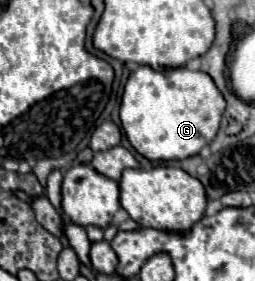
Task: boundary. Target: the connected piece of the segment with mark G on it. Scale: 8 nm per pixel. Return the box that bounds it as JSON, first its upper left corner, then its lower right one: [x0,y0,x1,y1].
[119,66,225,160]

